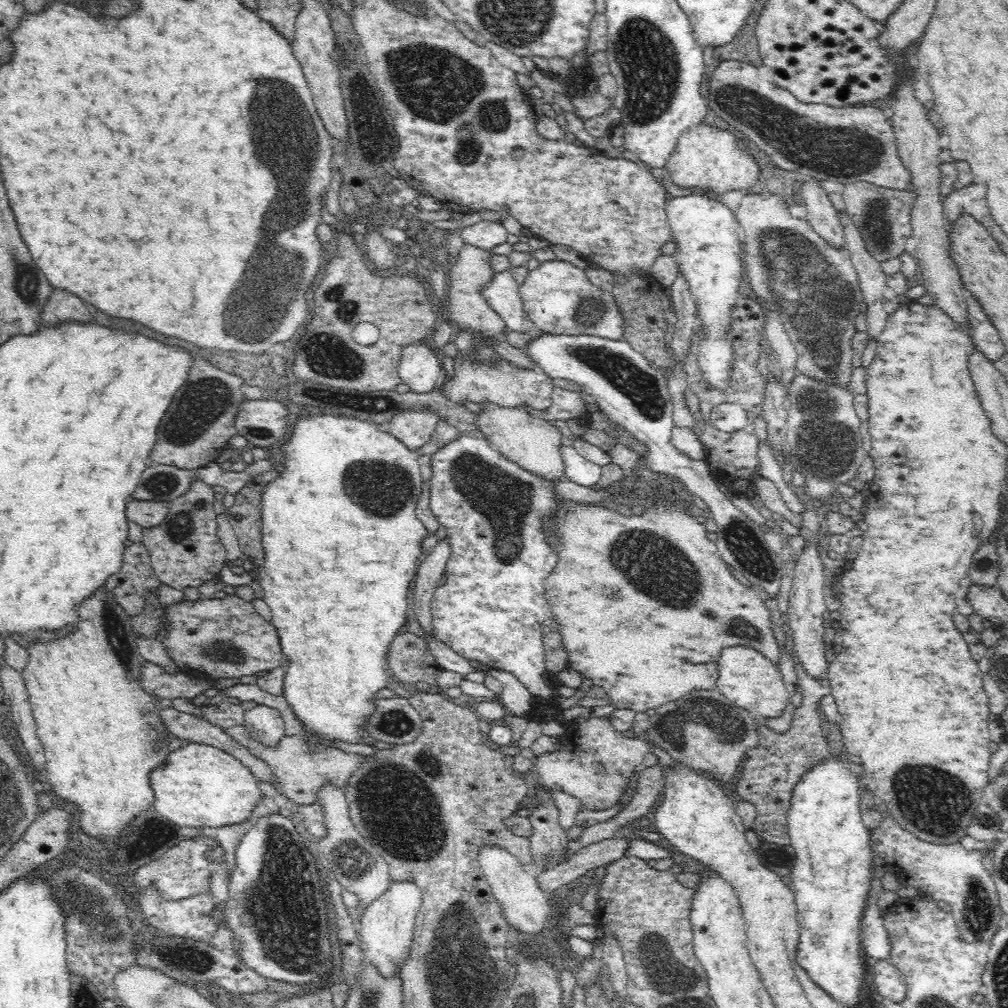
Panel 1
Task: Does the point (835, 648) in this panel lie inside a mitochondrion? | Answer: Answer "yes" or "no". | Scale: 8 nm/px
no

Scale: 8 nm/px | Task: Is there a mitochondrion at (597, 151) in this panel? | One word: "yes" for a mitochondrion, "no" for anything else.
no

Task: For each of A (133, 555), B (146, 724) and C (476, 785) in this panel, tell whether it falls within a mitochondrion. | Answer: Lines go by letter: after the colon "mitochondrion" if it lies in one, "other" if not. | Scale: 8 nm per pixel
A: other
B: mitochondrion
C: other

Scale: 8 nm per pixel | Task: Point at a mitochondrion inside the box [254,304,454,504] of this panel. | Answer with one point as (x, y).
(355, 400)

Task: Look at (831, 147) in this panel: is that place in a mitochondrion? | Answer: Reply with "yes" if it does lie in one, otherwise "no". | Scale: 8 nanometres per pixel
yes

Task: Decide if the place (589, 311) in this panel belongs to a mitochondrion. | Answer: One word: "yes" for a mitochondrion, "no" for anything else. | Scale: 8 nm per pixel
yes

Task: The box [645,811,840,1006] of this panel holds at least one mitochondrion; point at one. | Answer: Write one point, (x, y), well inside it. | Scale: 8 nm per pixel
(677, 962)

